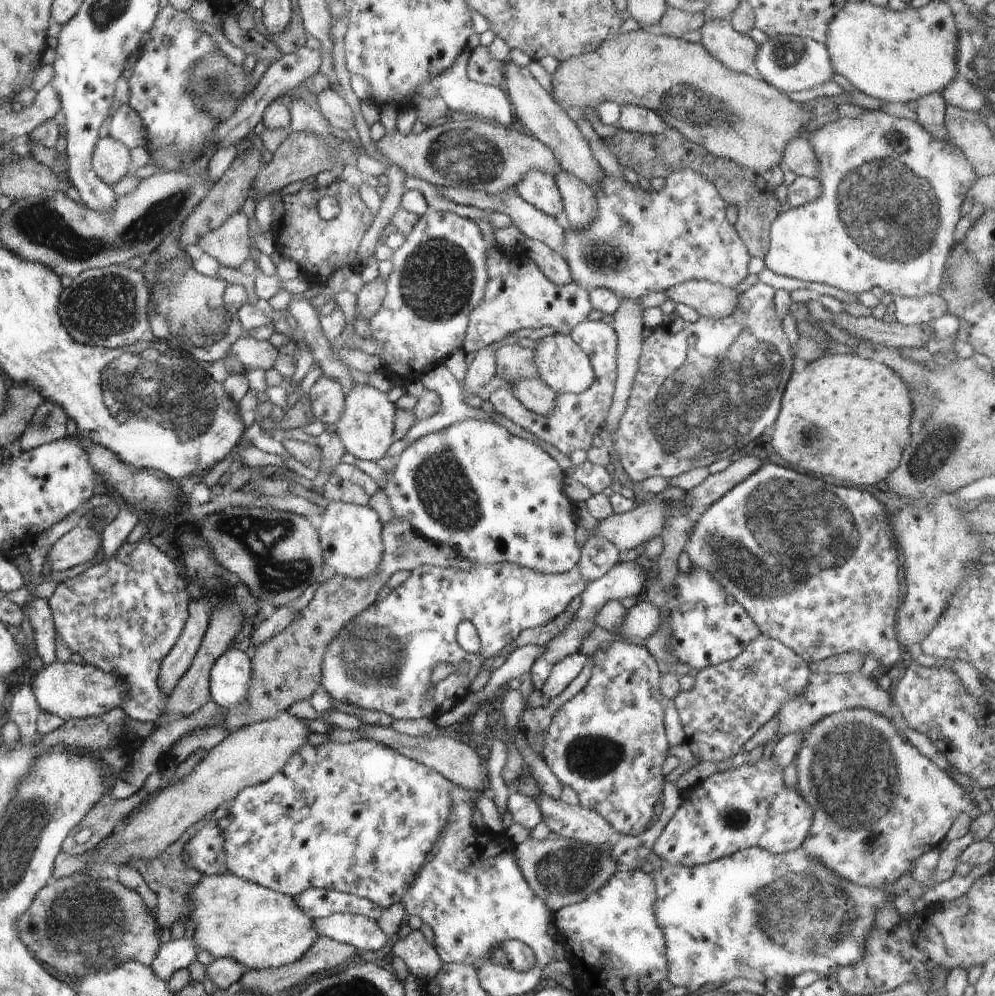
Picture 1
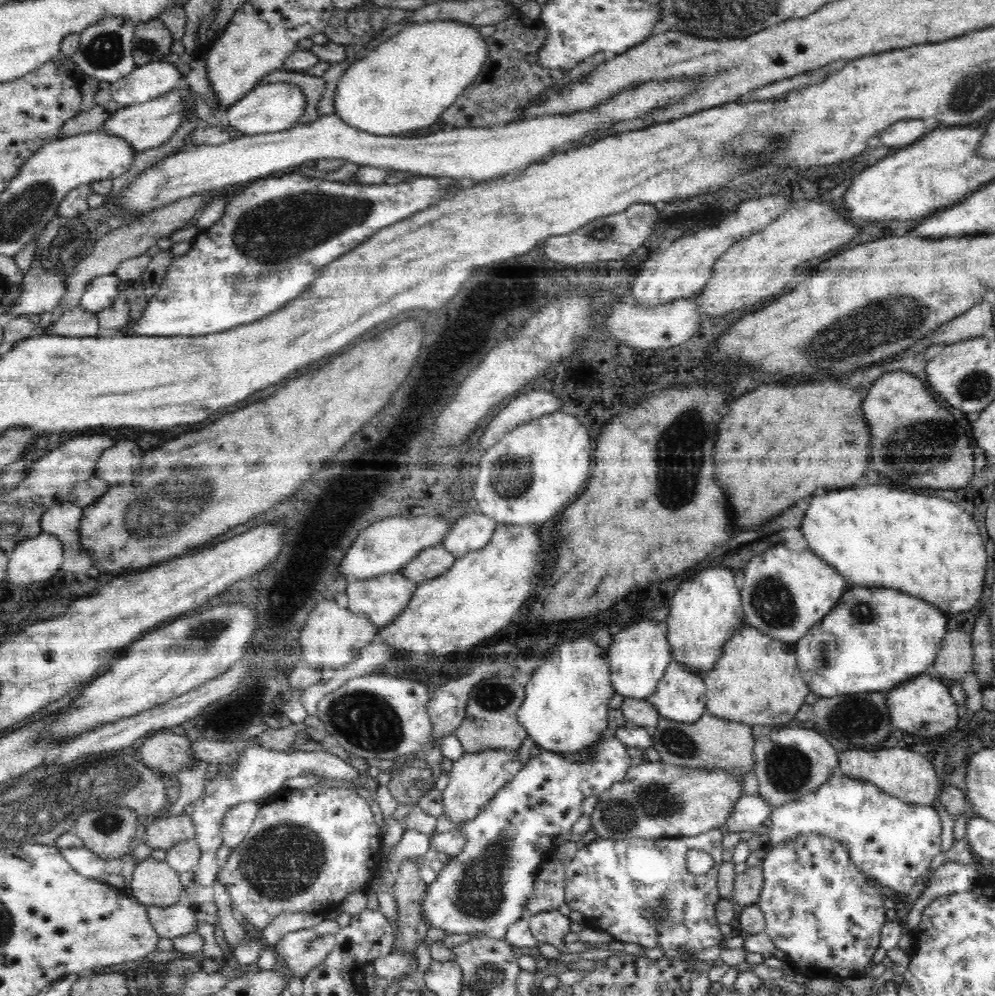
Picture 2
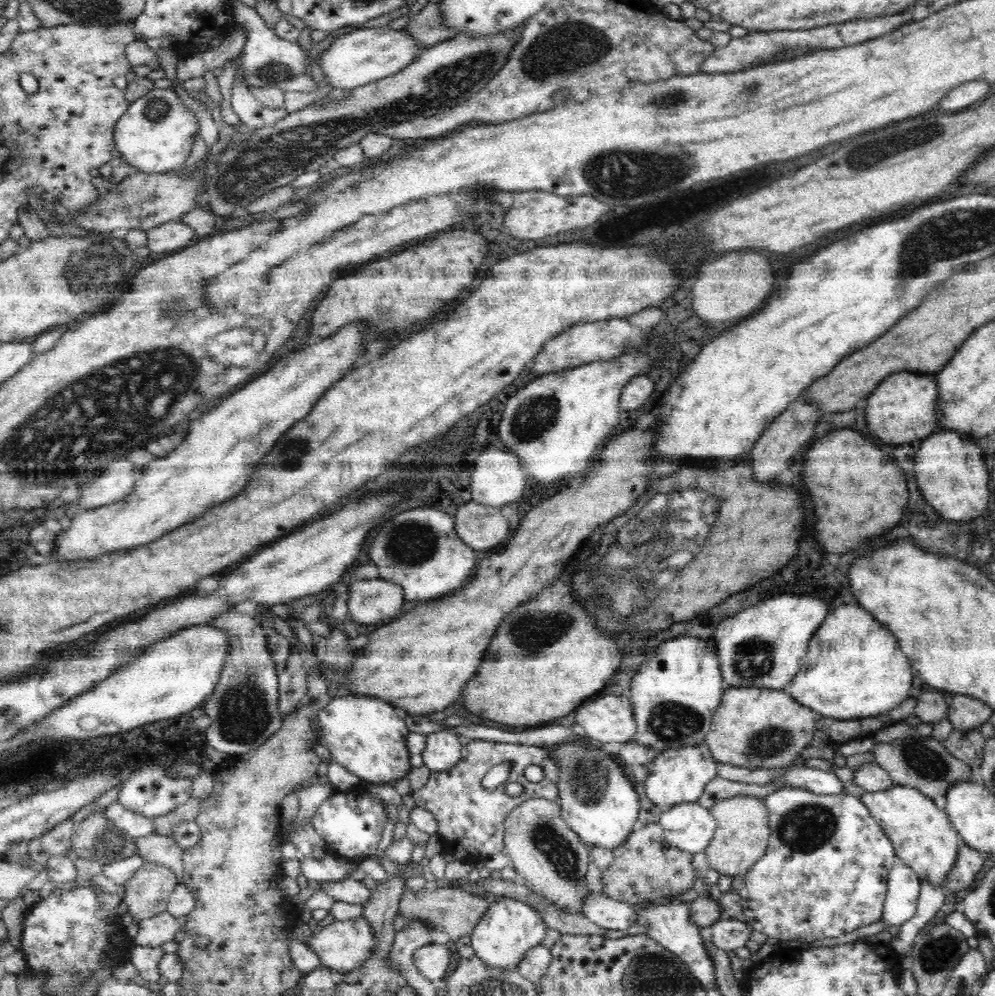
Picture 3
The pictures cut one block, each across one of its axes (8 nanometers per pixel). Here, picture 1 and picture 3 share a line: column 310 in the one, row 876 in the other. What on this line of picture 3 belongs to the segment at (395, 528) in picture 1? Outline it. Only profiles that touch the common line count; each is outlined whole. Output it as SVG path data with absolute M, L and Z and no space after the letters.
M659 823L635 828L624 842L613 848L613 861L602 869L601 894L632 905L680 895L699 881L699 875L692 866L693 855L668 844Z

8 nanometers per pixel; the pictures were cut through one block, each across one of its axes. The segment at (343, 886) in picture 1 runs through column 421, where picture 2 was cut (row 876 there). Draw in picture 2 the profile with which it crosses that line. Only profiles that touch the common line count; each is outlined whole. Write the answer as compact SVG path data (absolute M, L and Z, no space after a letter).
M802 833L786 845L767 849L761 864L764 874L762 894L757 905L765 918L765 933L785 954L793 969L808 970L818 978L838 979L862 976L880 946L880 932L886 924L882 888L869 880L850 859L848 847L840 841L816 833Z

